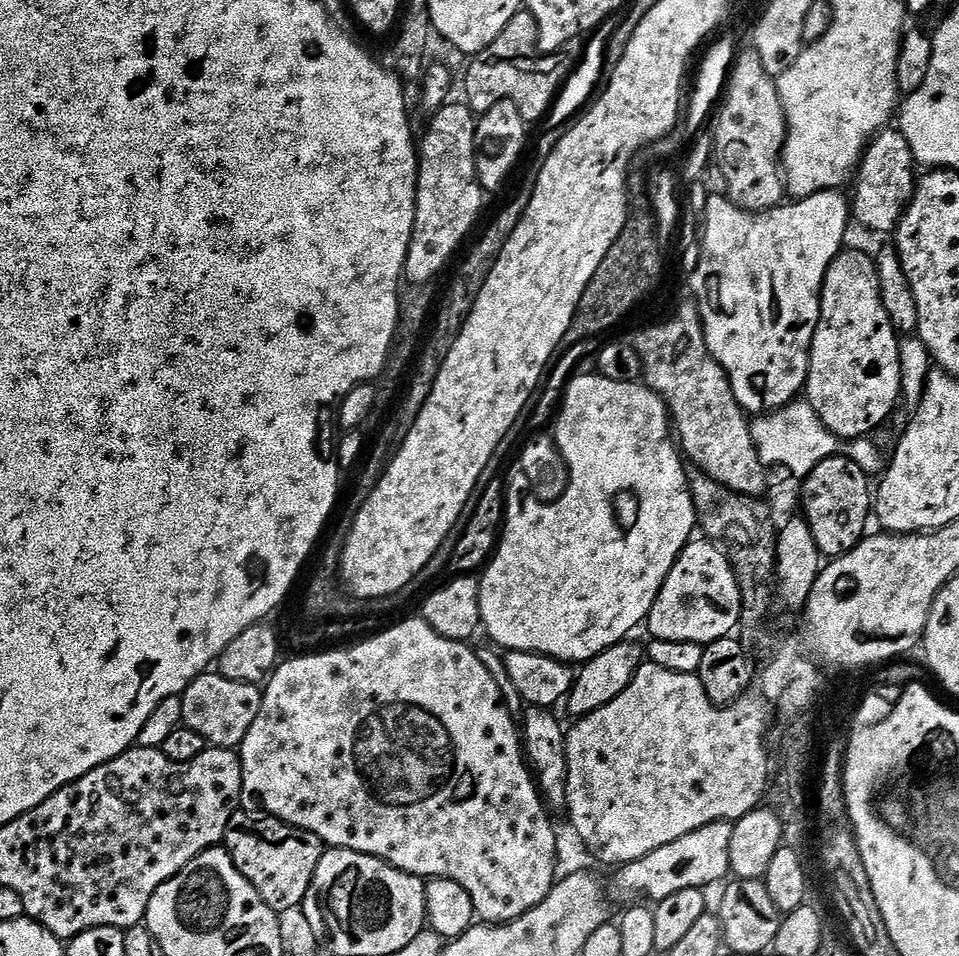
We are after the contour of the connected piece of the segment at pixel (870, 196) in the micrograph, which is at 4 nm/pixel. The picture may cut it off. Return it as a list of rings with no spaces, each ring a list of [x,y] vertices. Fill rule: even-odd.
[[[889,126],[872,137],[860,167],[856,169],[854,185],[856,189],[850,195],[850,212],[864,228],[872,232],[895,233],[900,227],[900,219],[908,209],[912,195],[916,193],[918,165],[912,156],[910,142],[895,127]]]

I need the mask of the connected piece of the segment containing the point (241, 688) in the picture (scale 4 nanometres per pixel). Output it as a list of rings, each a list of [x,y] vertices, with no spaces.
[[[209,670],[200,676],[182,693],[185,729],[197,732],[202,739],[214,748],[239,749],[246,738],[264,697],[261,689],[246,682],[230,682],[230,678],[221,676],[219,671]]]

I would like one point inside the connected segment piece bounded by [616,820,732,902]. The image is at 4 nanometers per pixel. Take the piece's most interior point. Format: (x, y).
(702, 857)

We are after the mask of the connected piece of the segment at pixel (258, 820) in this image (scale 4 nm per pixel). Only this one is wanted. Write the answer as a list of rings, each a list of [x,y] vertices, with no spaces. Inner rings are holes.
[[[237,810],[232,816],[226,837],[226,847],[234,866],[258,890],[261,898],[278,914],[291,908],[299,909],[312,885],[314,874],[326,851],[318,834],[295,828],[267,814],[253,814]],[[256,815],[256,816],[251,816]]]

